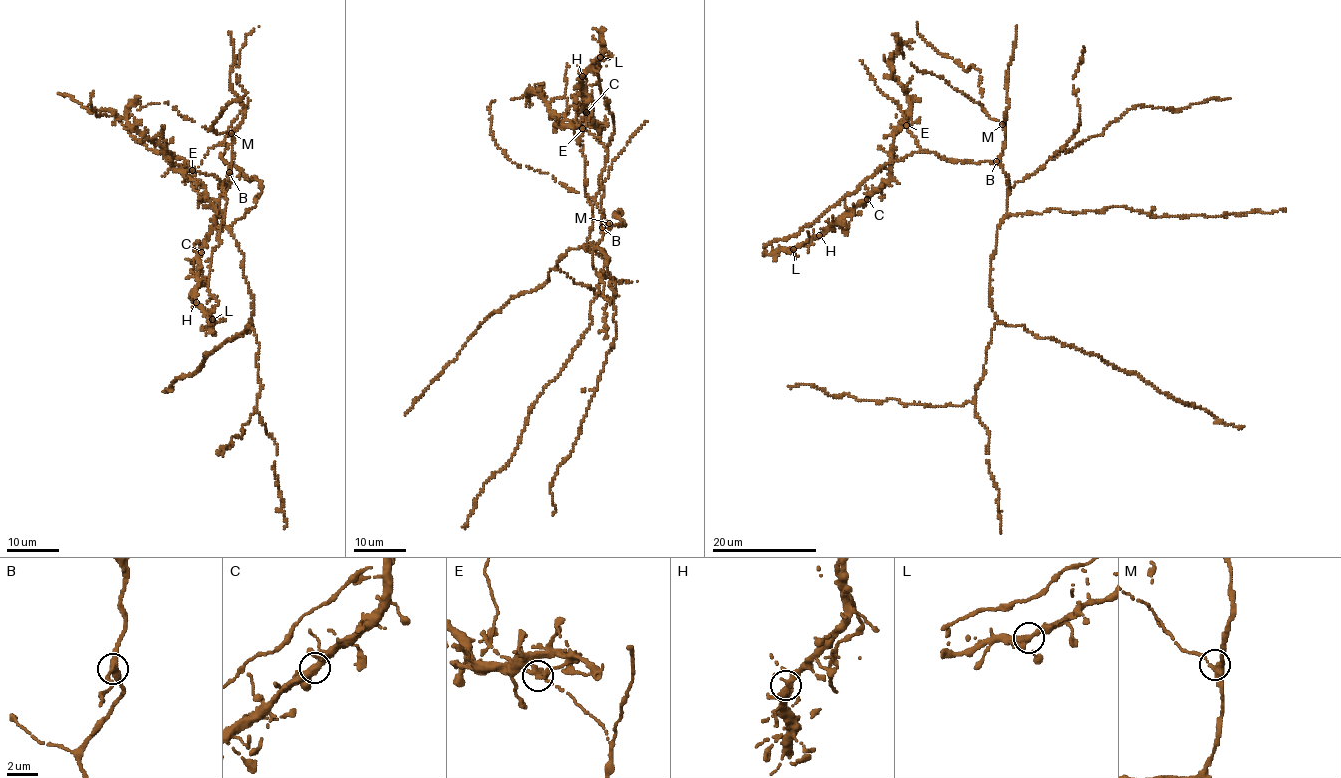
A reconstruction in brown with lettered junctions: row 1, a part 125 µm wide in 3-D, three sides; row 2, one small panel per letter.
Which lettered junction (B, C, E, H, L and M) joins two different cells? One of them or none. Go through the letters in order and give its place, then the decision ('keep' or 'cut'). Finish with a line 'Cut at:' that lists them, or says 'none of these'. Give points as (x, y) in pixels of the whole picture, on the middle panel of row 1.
B: (602, 227) | keep
C: (586, 112) | keep
E: (582, 128) | keep
H: (582, 76) | keep
L: (600, 57) | keep
M: (609, 223) | keep
Cut at: none of these

